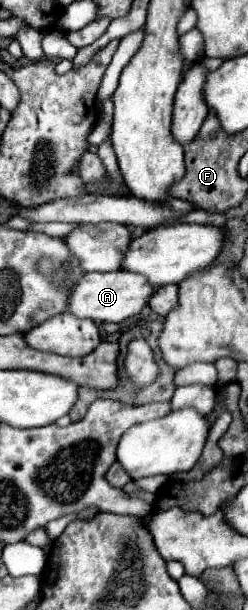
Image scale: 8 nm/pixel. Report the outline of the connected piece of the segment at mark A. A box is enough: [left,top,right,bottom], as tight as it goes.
[67,272,157,322]

